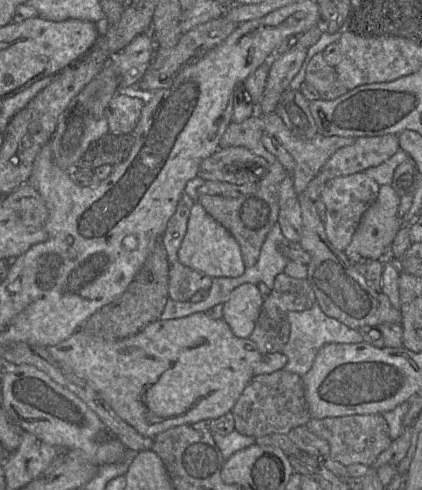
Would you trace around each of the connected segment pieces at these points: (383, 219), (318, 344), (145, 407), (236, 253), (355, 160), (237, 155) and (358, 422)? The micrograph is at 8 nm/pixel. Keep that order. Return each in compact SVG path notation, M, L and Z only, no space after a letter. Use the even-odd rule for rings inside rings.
M390 185L379 186L374 202L363 213L349 245L343 250L350 258L359 255L366 260L383 260L402 221L397 210L400 197Z
M317 301L310 309L304 311L291 311L288 313L290 323L289 339L282 349L288 362L283 370L303 376L312 367L319 349L328 343L354 344L363 341L357 329L349 328L335 318L328 317L320 309Z
M197 312L178 319L158 319L148 324L137 334L119 340L107 340L82 330L77 330L63 341L55 345L47 346L46 348L53 359L55 359L61 366L84 379L97 393L99 393L122 420L135 428L138 433L149 438L153 438L157 434L176 426L185 424L192 425L206 419L215 420L230 412L246 385L254 377L253 368L262 356L257 345L253 341L249 338L239 338L235 336L224 319L213 319L205 312Z
M196 202L190 211L187 232L177 252L181 264L213 277L239 277L246 269L240 246L232 234Z
M395 134L355 138L349 145L338 149L323 164L320 175L326 179L347 176L378 166L399 150Z
M236 146L219 148L205 158L199 167L198 176L205 181L222 181L243 185L260 181L268 171L267 161L249 149Z
M381 414L311 418L306 426L312 433L328 442L331 458L344 466L352 464L371 466L379 454L385 451L393 441L390 438L388 424Z

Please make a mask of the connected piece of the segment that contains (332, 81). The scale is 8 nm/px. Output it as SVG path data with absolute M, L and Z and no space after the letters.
M322 53L314 55L309 61L305 82L317 90L321 100L334 100L348 91L339 82L335 68L325 61Z

